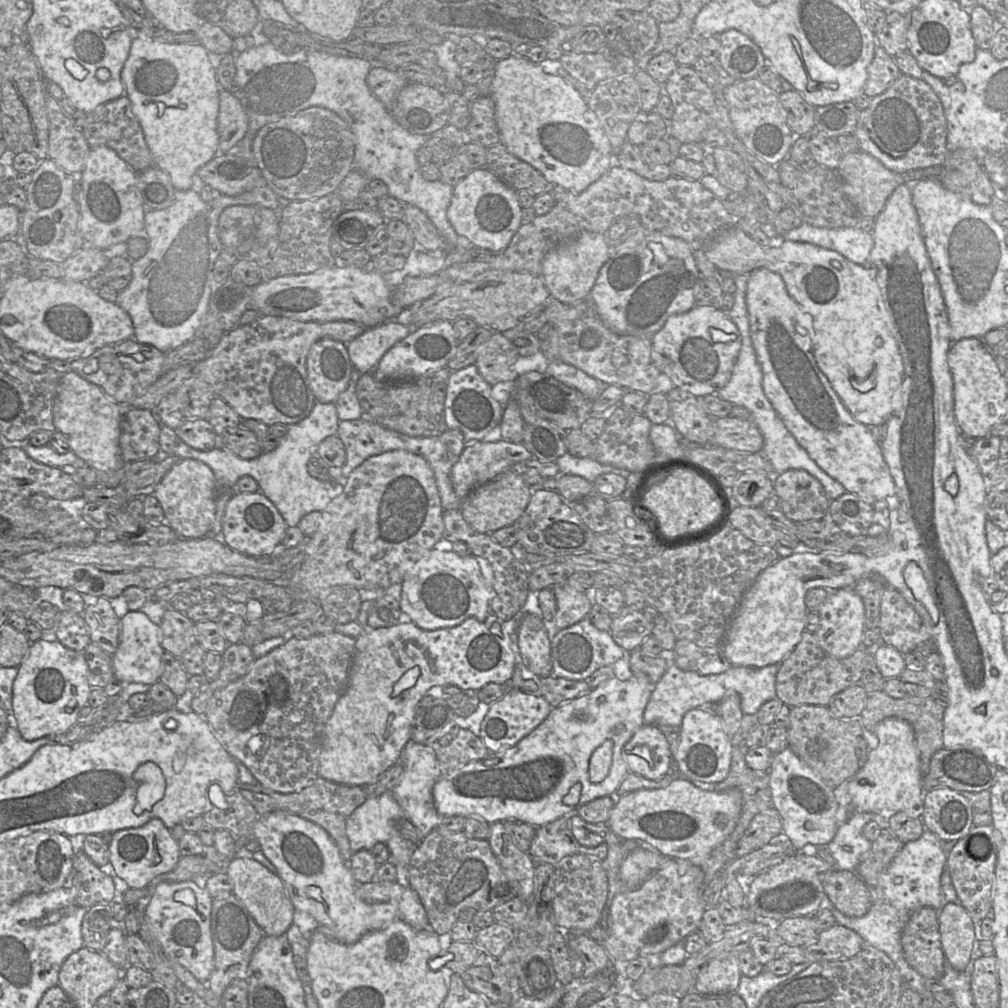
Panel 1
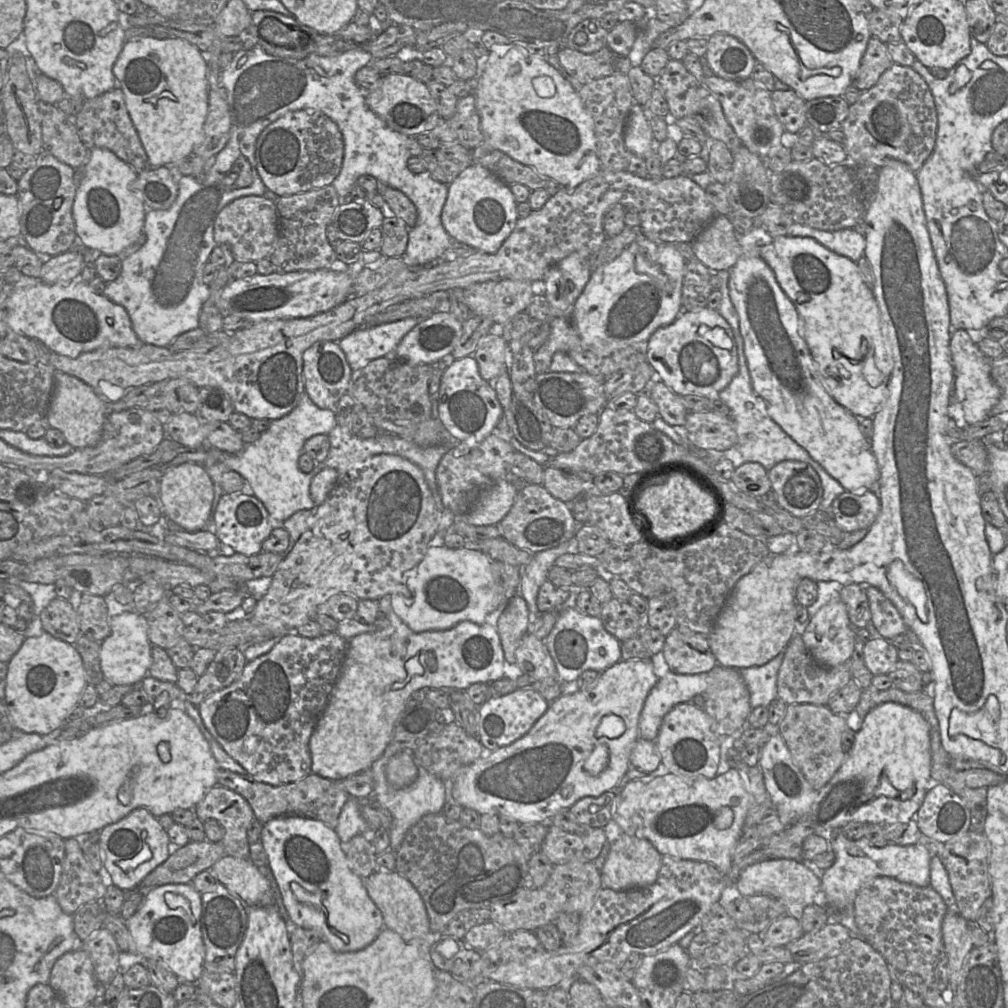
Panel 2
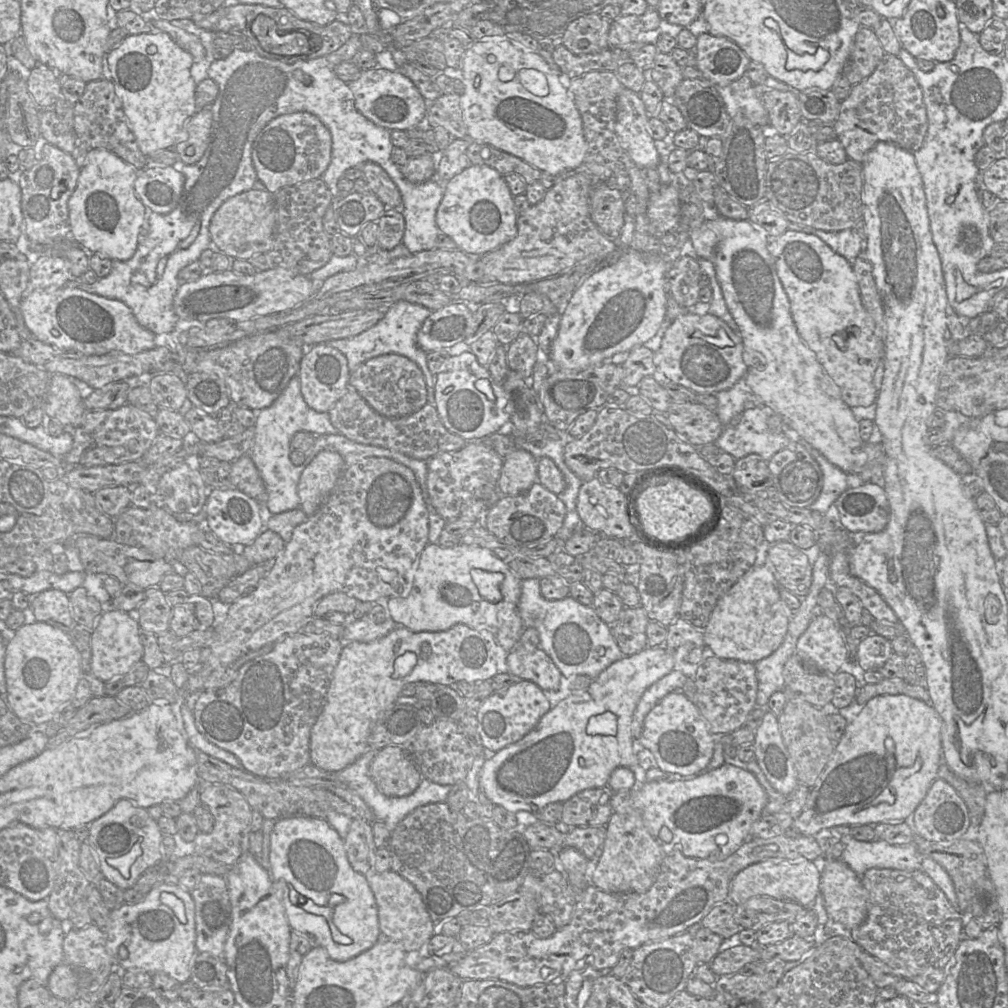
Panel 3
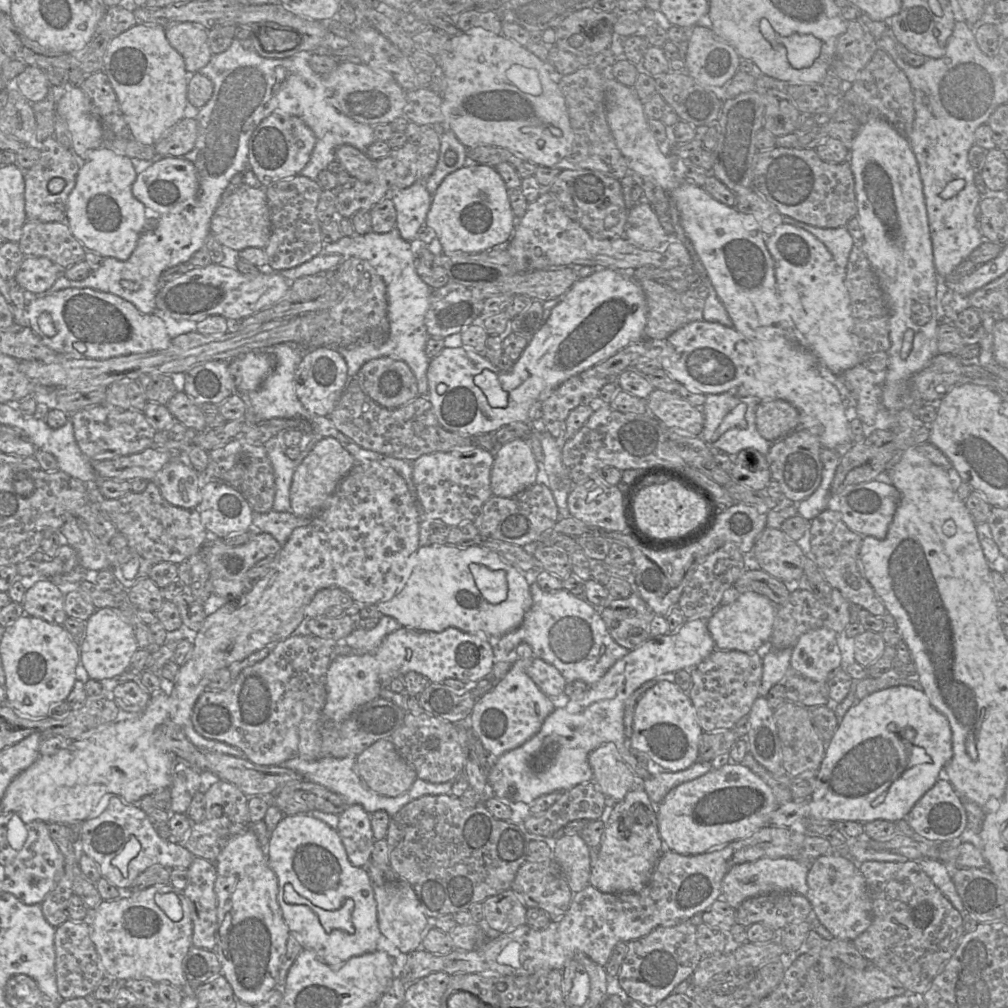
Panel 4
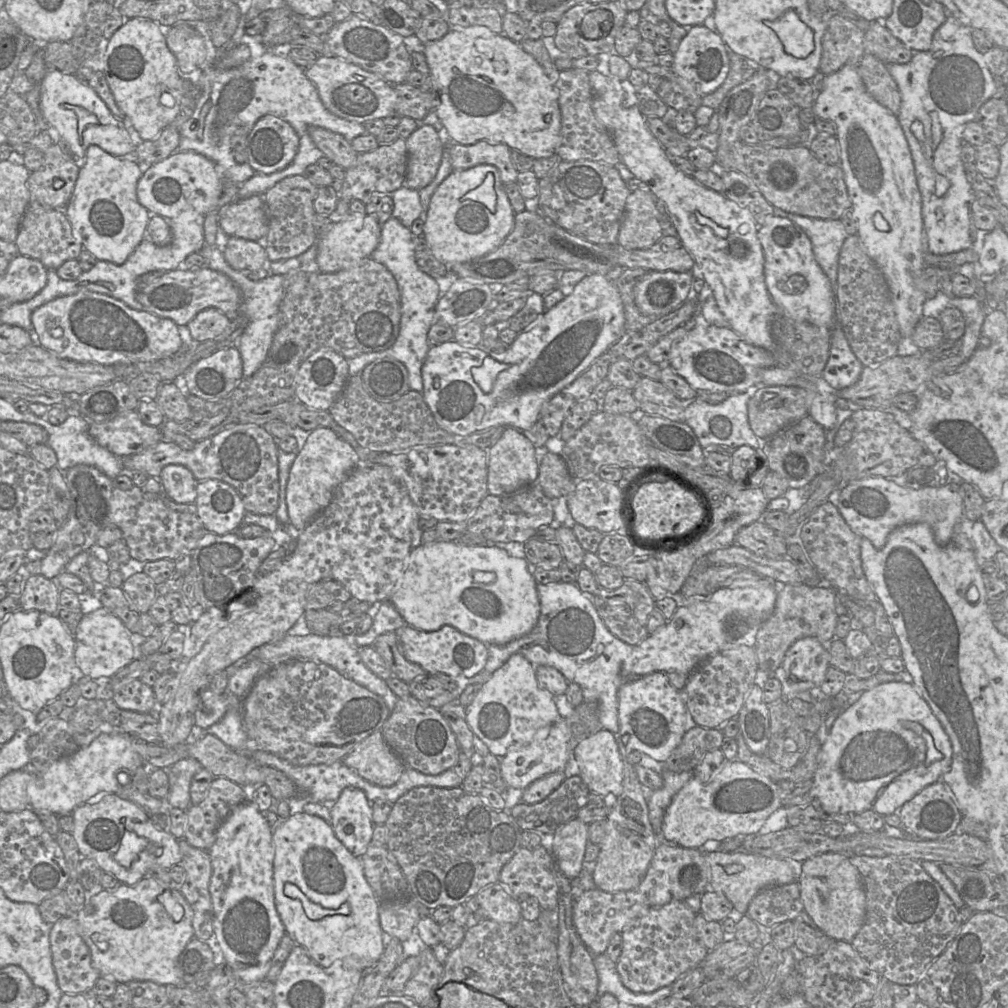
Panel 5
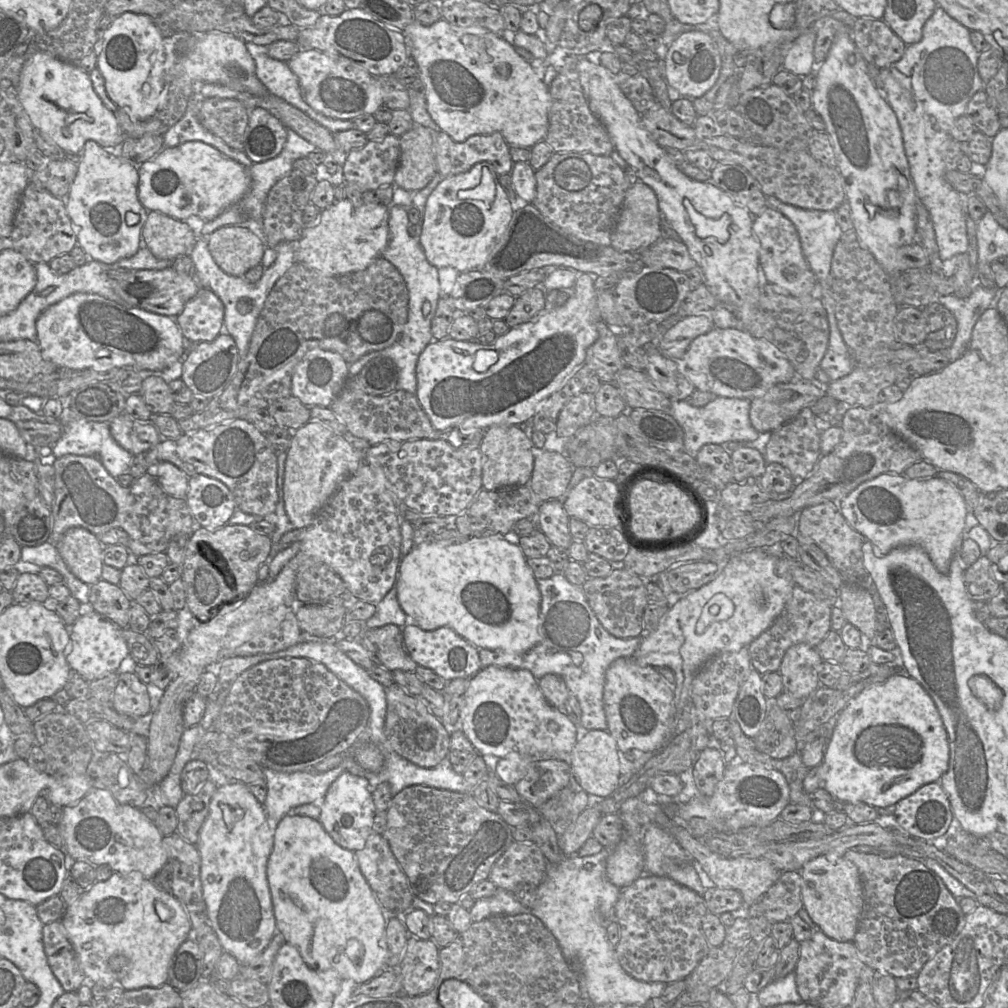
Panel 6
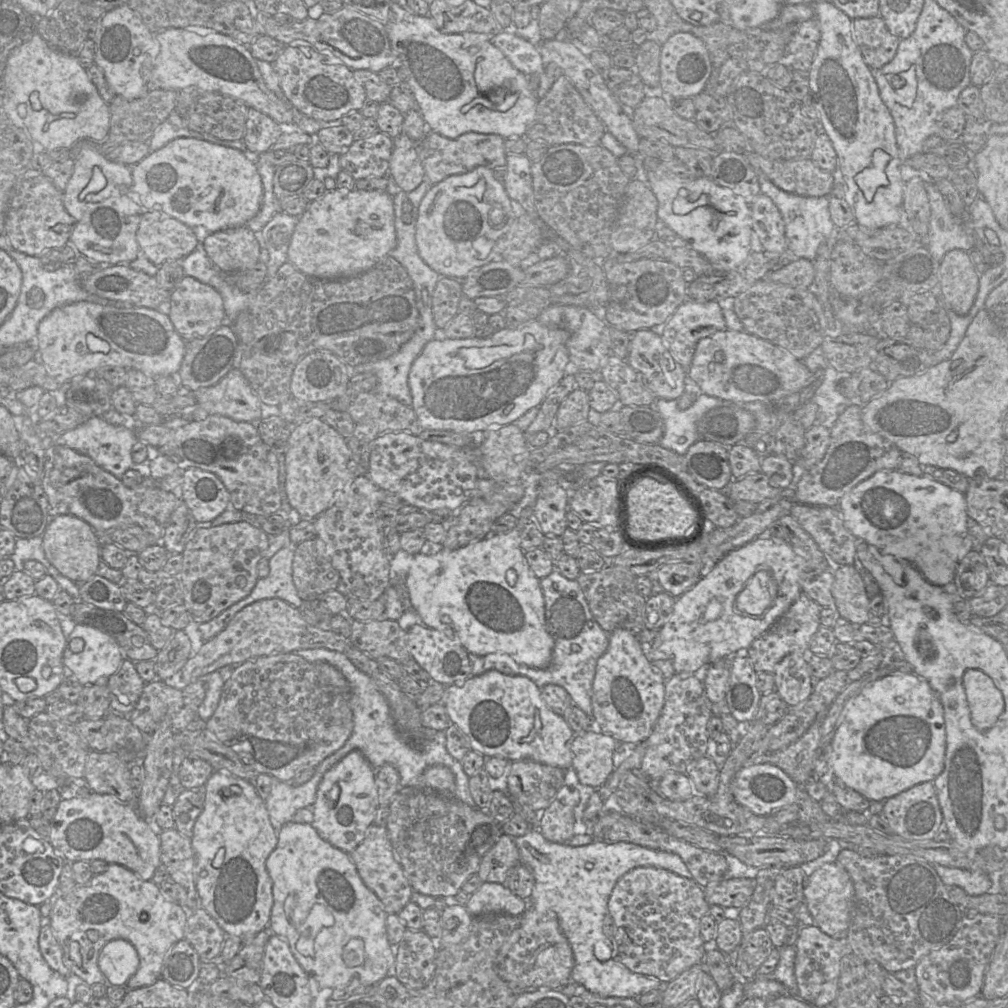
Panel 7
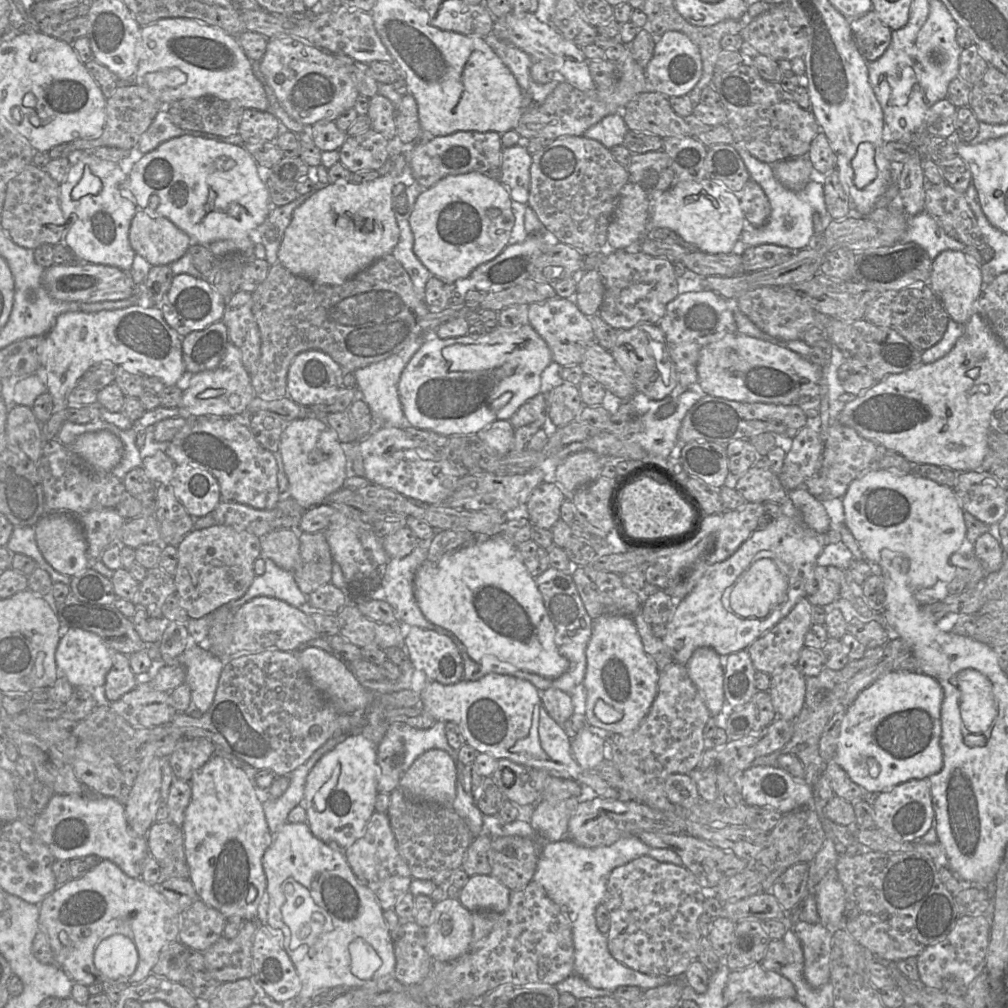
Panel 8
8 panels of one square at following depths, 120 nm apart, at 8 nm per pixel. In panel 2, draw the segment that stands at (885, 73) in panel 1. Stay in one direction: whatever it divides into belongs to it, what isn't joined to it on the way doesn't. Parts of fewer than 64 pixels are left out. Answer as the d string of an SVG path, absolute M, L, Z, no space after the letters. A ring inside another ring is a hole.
M871 36L866 51L861 58L853 85L860 91L870 89L892 64L887 45L875 36Z

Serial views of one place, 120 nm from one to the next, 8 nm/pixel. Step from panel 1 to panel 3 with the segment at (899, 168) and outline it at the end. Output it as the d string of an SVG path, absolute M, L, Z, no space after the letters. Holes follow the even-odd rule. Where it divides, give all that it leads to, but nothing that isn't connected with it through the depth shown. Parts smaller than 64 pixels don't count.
M885 53L874 72L852 86L848 98L841 102L834 128L848 158L860 164L880 141L912 153L918 151L928 130L928 117L922 89L913 72L897 56Z

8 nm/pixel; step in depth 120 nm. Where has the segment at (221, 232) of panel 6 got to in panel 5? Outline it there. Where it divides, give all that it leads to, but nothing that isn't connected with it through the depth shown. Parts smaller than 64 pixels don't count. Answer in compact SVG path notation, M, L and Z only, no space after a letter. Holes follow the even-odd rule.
M237 237L228 238L223 255L233 269L241 272L267 267L269 262L262 242Z

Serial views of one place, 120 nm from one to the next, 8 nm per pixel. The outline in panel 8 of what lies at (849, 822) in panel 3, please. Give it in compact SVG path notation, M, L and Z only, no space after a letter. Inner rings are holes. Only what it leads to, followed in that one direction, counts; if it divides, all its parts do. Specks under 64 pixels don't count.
M894 670L879 677L863 689L847 708L840 726L835 761L854 783L877 794L901 783L929 778L938 773L943 767L943 753L940 744L943 698L944 692L939 682L920 672ZM868 757L875 758L879 765L879 773L876 777L870 775L866 762Z

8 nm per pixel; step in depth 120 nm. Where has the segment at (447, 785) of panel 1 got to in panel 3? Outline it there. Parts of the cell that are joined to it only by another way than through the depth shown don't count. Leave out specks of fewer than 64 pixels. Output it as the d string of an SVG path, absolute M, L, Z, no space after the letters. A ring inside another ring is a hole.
M665 644L660 647L647 646L637 654L623 656L595 678L589 688L572 692L568 698L558 703L524 738L499 750L490 759L485 756L480 772L480 785L483 792L493 804L502 806L511 813L527 811L539 816L550 803L564 803L583 790L607 786L616 768L631 767L638 763L631 733L634 711L645 690L674 670L674 667L675 659ZM607 711L614 713L617 717L617 734L615 736L588 735L586 728L590 718Z

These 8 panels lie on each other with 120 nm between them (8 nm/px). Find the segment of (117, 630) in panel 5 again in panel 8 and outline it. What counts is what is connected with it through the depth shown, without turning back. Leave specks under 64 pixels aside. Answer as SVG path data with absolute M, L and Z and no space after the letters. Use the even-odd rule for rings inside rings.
M69 628L67 633L59 640L55 652L55 661L58 668L58 676L59 671L62 672L74 688L94 688L104 686L105 684L106 675L112 667L112 651L104 644L97 634L79 628Z

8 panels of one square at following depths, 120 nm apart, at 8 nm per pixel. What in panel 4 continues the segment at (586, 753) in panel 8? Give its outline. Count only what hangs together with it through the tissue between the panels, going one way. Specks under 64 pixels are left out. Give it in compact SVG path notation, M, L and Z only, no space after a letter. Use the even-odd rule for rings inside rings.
M614 743L595 749L588 760L593 782L607 798L620 801L632 789L636 775L625 764Z

